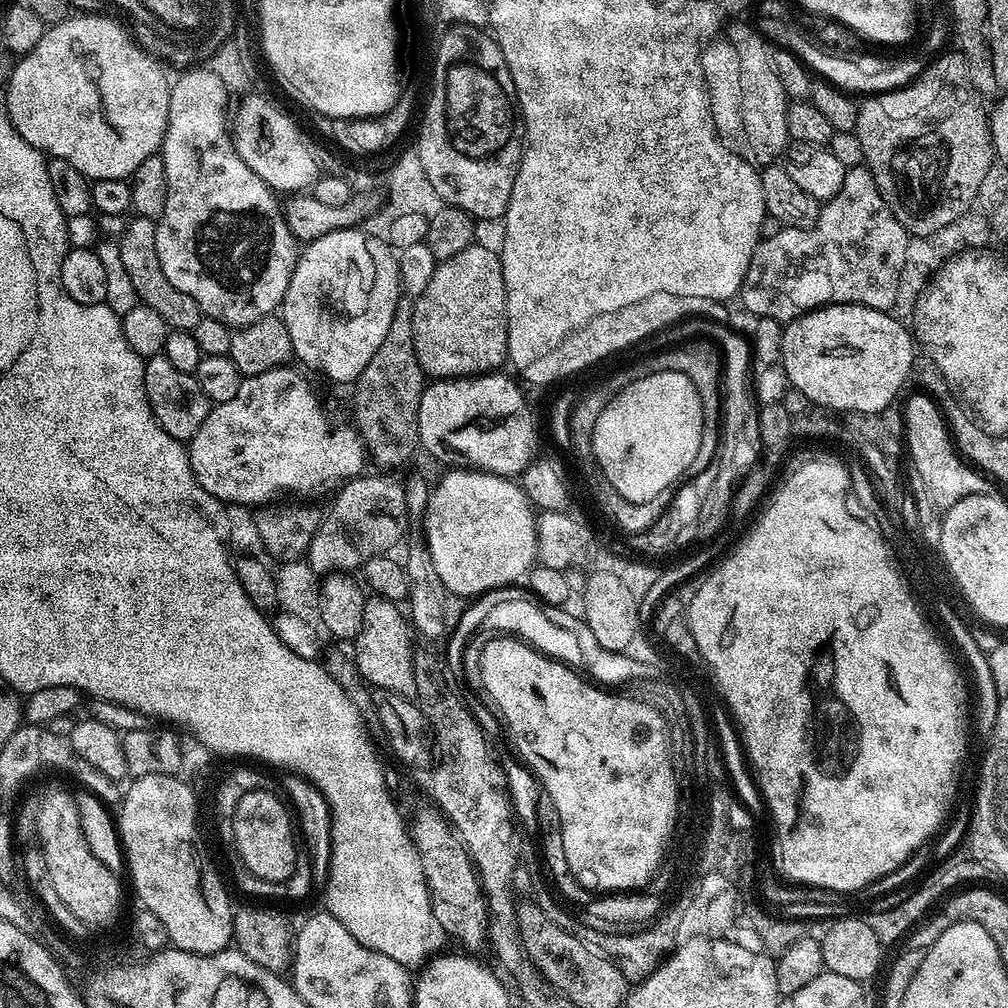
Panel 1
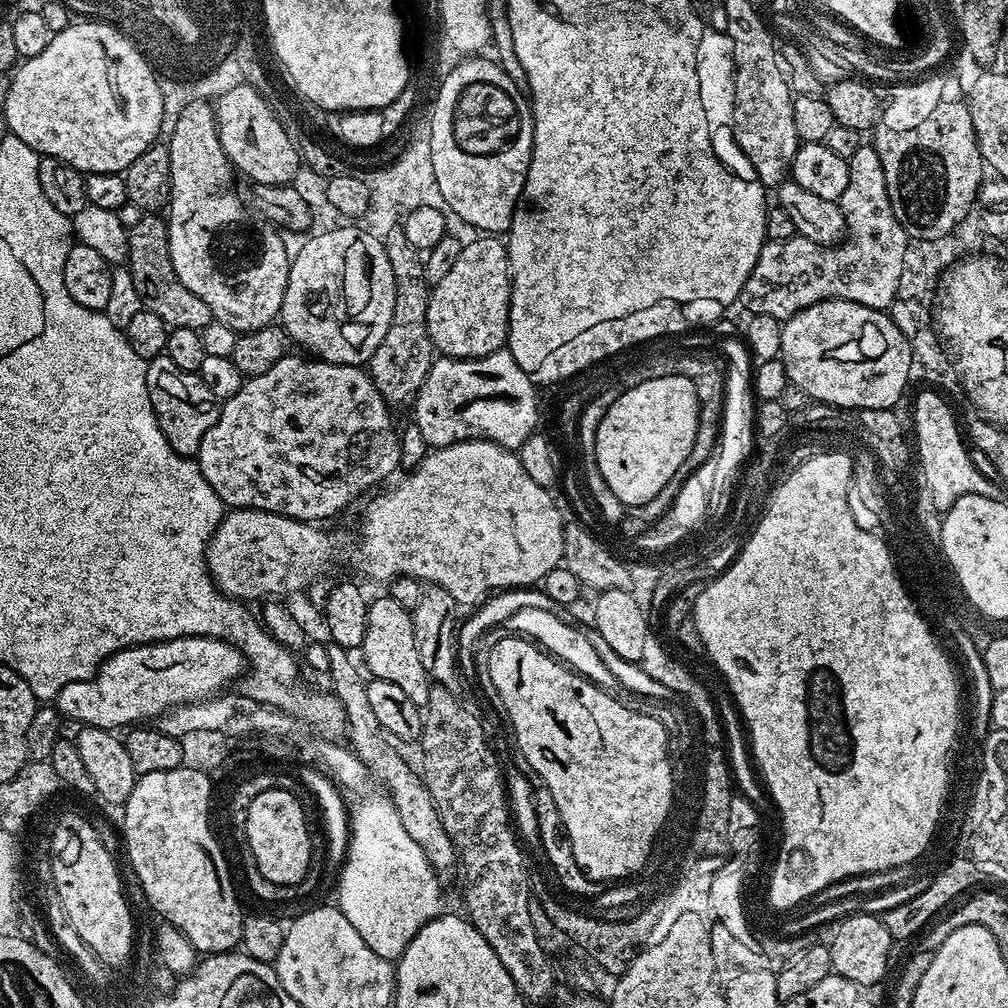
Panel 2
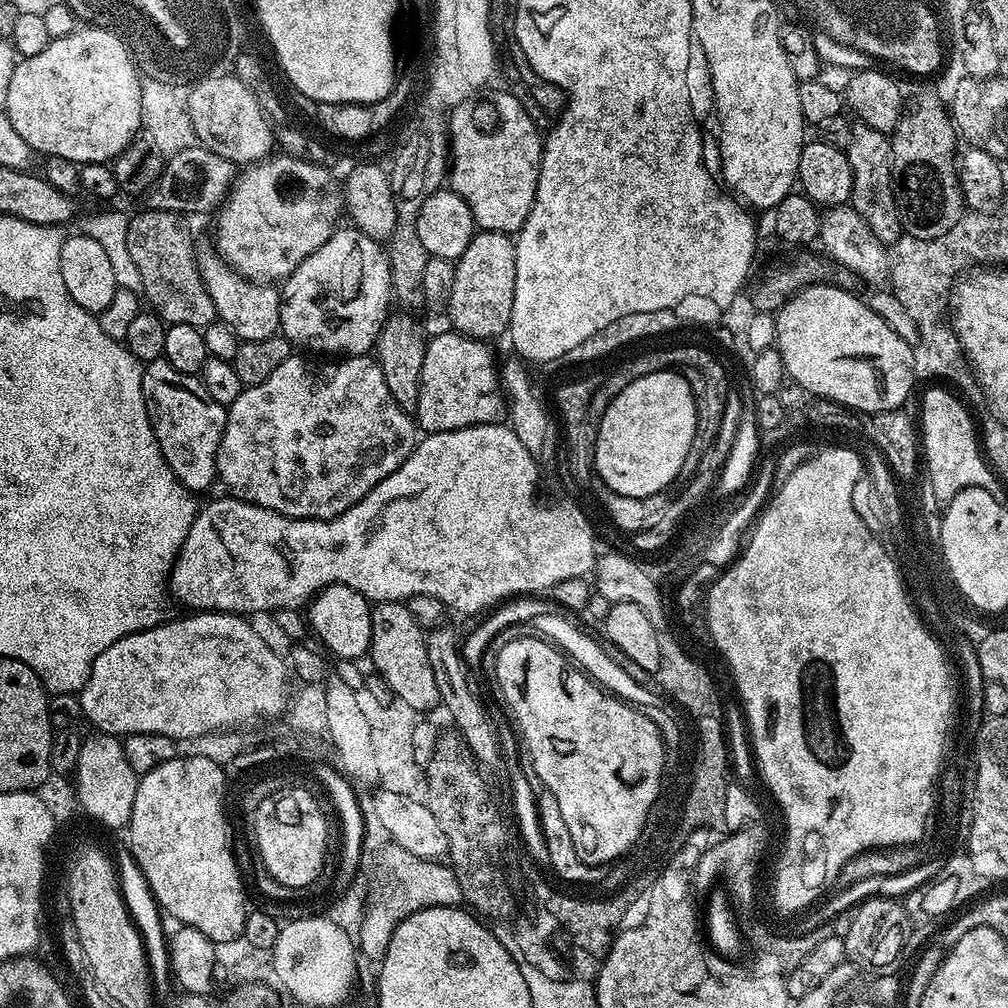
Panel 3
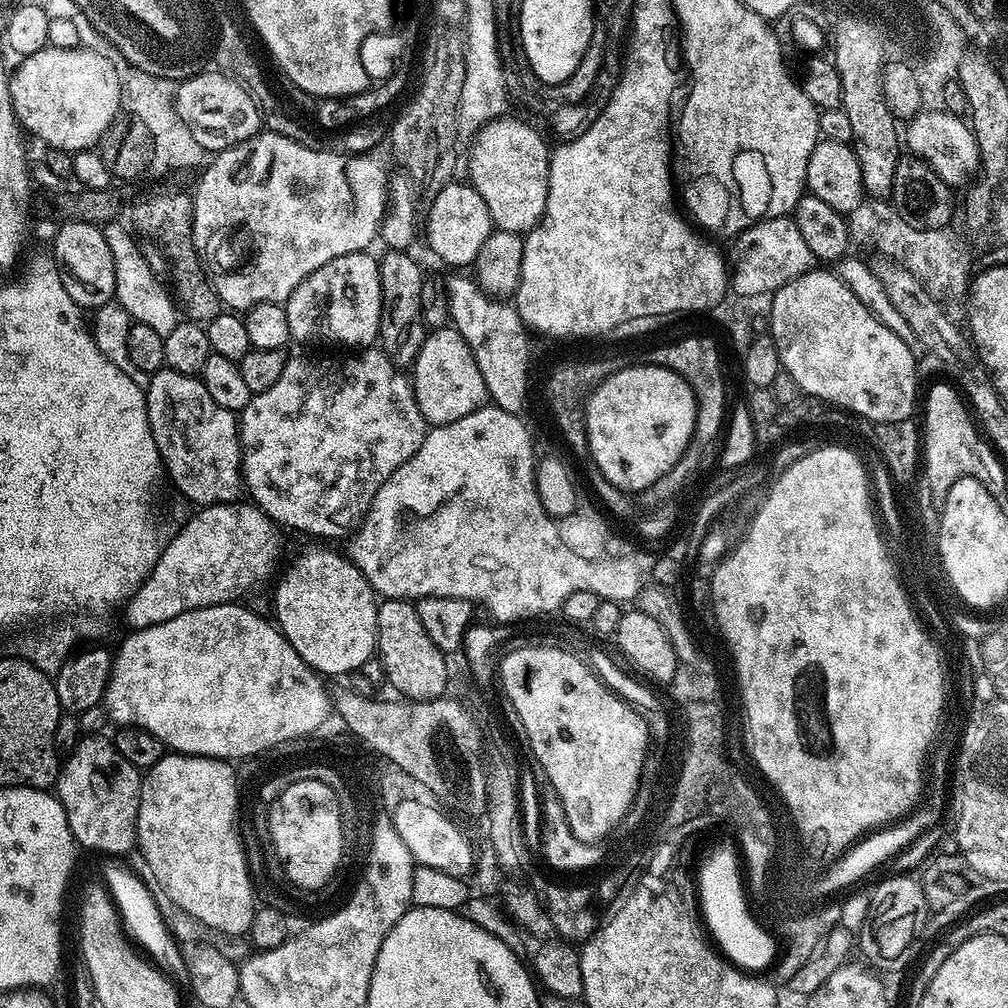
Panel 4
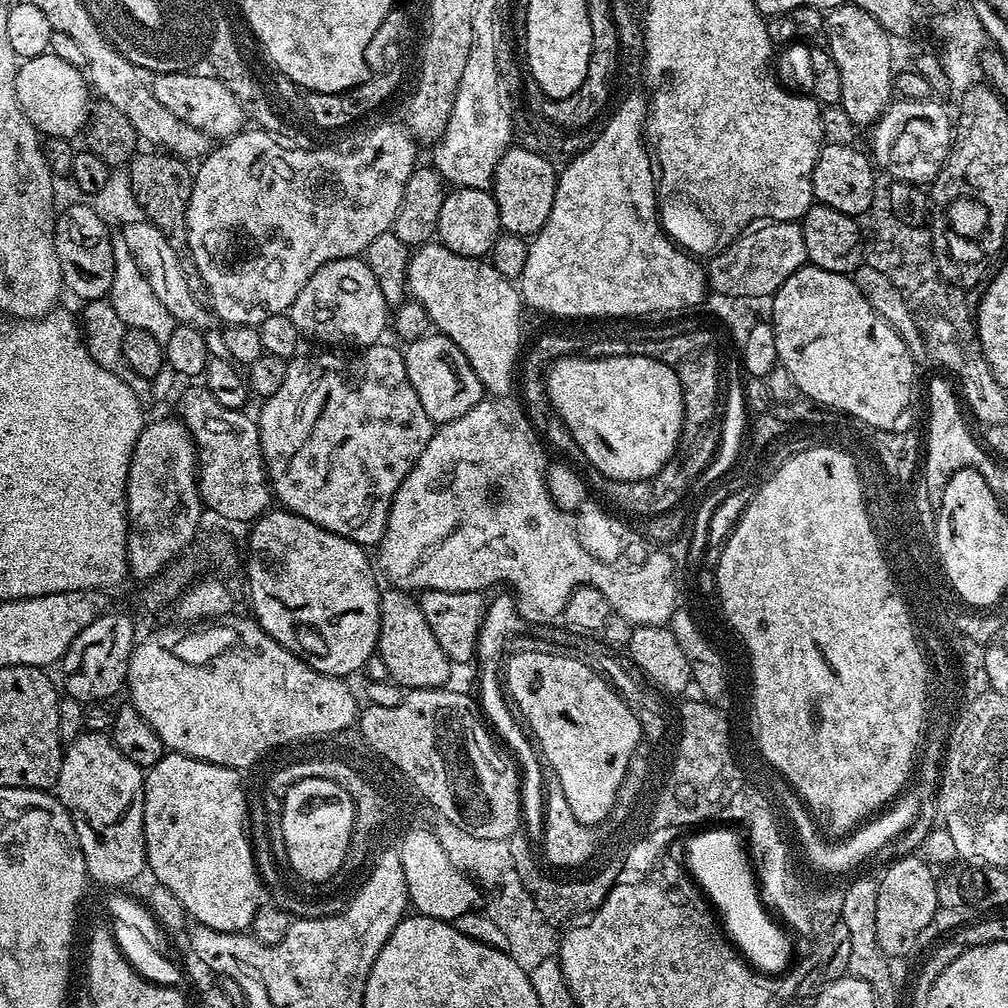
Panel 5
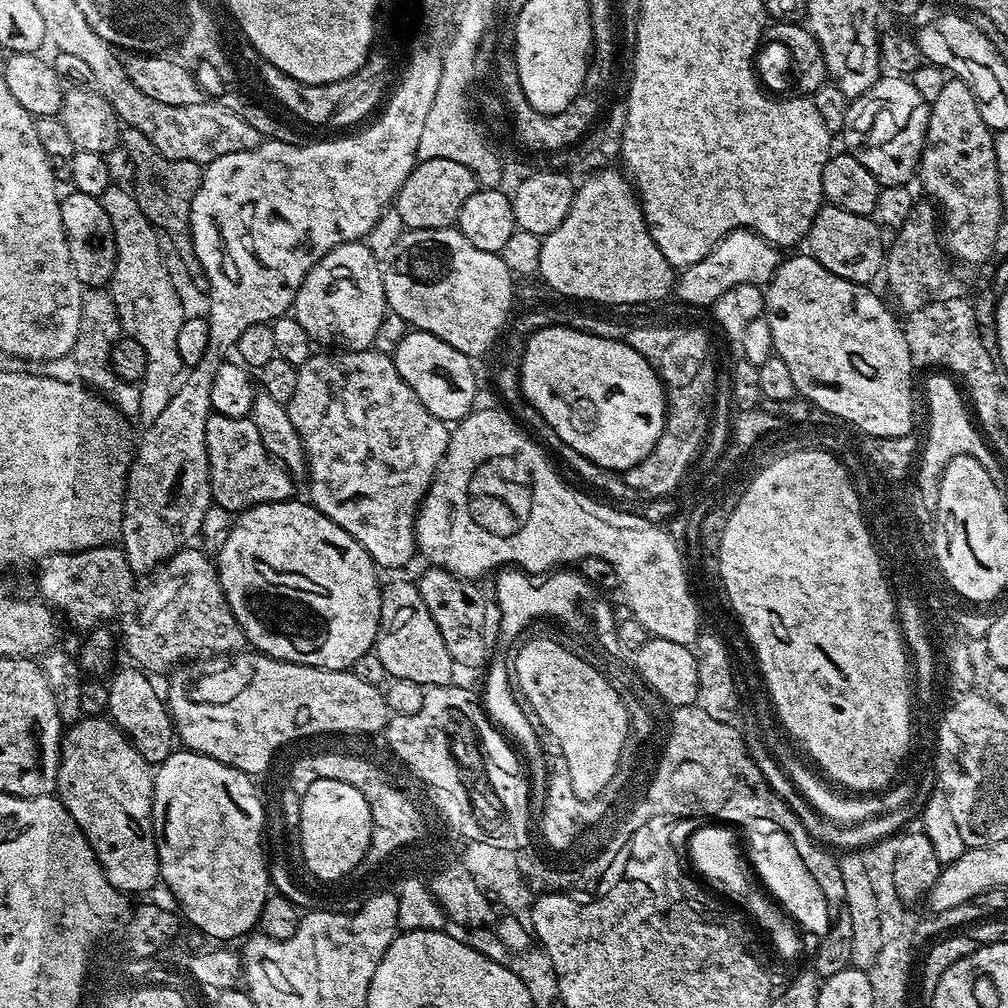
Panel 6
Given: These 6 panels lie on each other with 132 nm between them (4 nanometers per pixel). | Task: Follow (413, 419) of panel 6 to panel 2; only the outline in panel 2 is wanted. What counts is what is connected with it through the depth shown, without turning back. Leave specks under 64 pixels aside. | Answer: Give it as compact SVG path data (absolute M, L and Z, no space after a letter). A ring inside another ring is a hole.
M295 354L283 356L278 362L274 362L274 366L270 366L270 370L266 370L266 374L247 377L238 394L220 404L220 413L214 426L210 426L210 430L206 430L206 438L202 438L202 446L196 451L194 459L199 464L206 482L210 482L214 494L218 494L218 498L229 509L257 508L263 512L276 512L280 516L289 516L295 520L324 522L320 520L328 520L331 516L338 515L347 504L354 503L367 488L382 483L392 471L400 468L400 437L397 425L392 425L390 416L392 414L388 404L378 394L367 371L354 364L331 364L325 360L300 356Z

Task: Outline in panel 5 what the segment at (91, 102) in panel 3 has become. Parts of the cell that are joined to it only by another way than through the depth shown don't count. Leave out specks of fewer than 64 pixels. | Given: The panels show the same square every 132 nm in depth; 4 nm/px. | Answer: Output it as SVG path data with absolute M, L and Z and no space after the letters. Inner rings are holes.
M51 54L24 60L16 69L16 93L22 114L26 114L26 118L44 138L57 136L67 140L83 133L90 115L88 92L90 96L85 73Z

